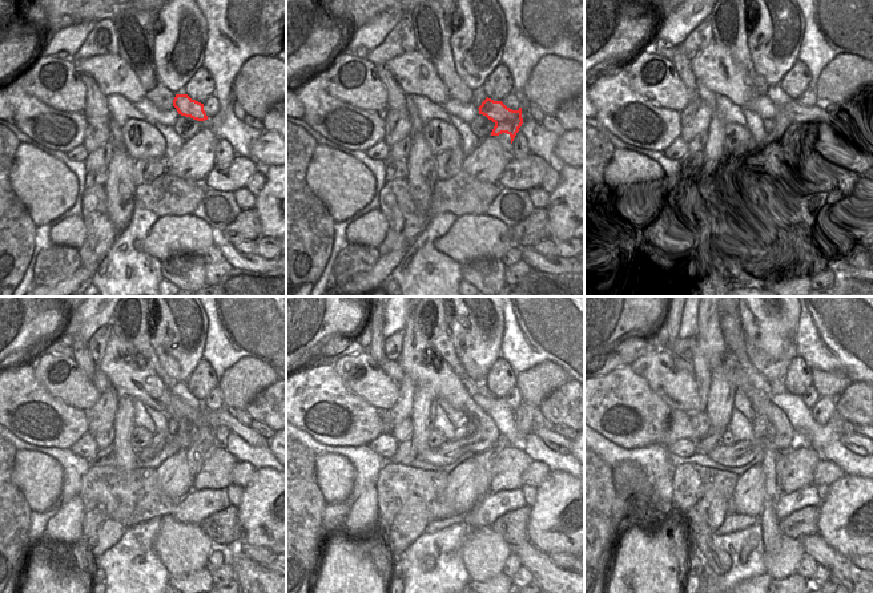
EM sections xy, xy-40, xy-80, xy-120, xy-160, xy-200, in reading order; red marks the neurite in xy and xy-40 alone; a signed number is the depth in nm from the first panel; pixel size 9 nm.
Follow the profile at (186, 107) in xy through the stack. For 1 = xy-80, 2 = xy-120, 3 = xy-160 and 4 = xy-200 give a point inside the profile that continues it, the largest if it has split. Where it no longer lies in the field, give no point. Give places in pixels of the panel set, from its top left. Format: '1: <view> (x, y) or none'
1: xy-80 (801, 120)
2: xy-120 (214, 418)
3: xy-160 (555, 442)
4: xy-200 (853, 442)

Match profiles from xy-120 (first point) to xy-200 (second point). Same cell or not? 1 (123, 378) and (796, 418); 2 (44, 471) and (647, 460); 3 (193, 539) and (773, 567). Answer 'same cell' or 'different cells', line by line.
1: different cells
2: different cells
3: same cell

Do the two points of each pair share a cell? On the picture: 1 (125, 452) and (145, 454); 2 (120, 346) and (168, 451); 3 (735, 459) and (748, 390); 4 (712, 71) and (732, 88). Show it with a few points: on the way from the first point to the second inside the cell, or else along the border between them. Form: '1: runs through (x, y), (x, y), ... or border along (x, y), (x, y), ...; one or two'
1: border along (137, 452), (140, 460); two
2: border along (178, 448), (167, 444), (149, 460), (140, 462); two
3: runs through (757, 447), (779, 435), (779, 420), (771, 412); one
4: runs through (717, 73), (727, 83); one

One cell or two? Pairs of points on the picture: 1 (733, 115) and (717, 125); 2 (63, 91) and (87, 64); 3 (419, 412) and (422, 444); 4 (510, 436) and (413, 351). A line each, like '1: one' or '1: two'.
1: two
2: two
3: one
4: two

